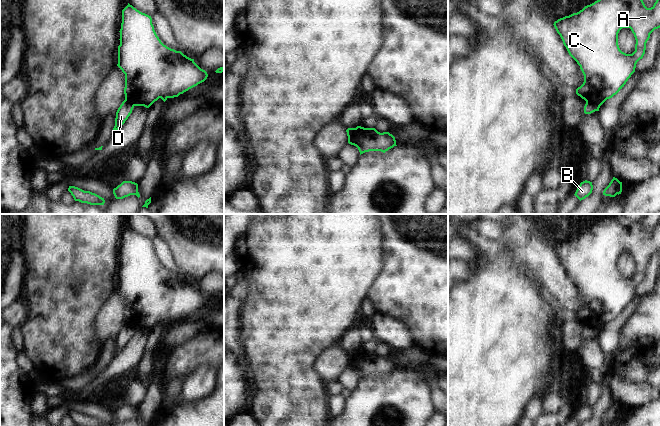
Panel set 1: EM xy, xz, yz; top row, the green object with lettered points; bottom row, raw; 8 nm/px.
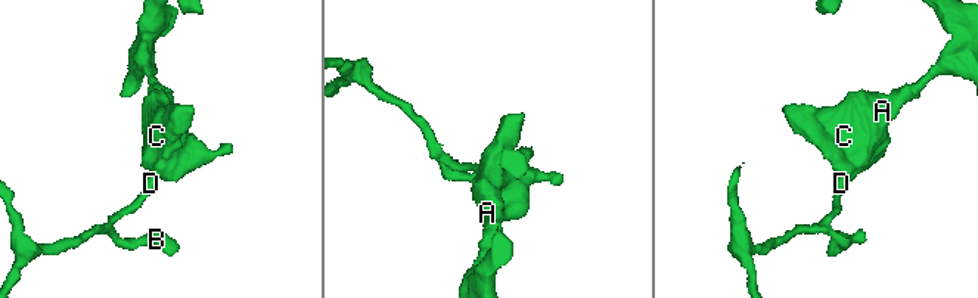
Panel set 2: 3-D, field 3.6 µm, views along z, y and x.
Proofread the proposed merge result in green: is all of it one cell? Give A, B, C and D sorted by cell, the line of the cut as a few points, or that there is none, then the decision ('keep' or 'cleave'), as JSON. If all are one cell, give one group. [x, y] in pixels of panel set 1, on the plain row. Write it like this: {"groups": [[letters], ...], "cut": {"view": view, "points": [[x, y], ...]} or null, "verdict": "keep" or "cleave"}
{"groups": [["A", "C"], ["B", "D"]], "cut": {"view": "yz", "points": [[586, 326], [592, 326], [599, 331]]}, "verdict": "cleave"}

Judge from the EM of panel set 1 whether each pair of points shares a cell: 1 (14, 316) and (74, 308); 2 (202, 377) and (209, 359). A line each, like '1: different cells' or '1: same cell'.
1: different cells
2: different cells

